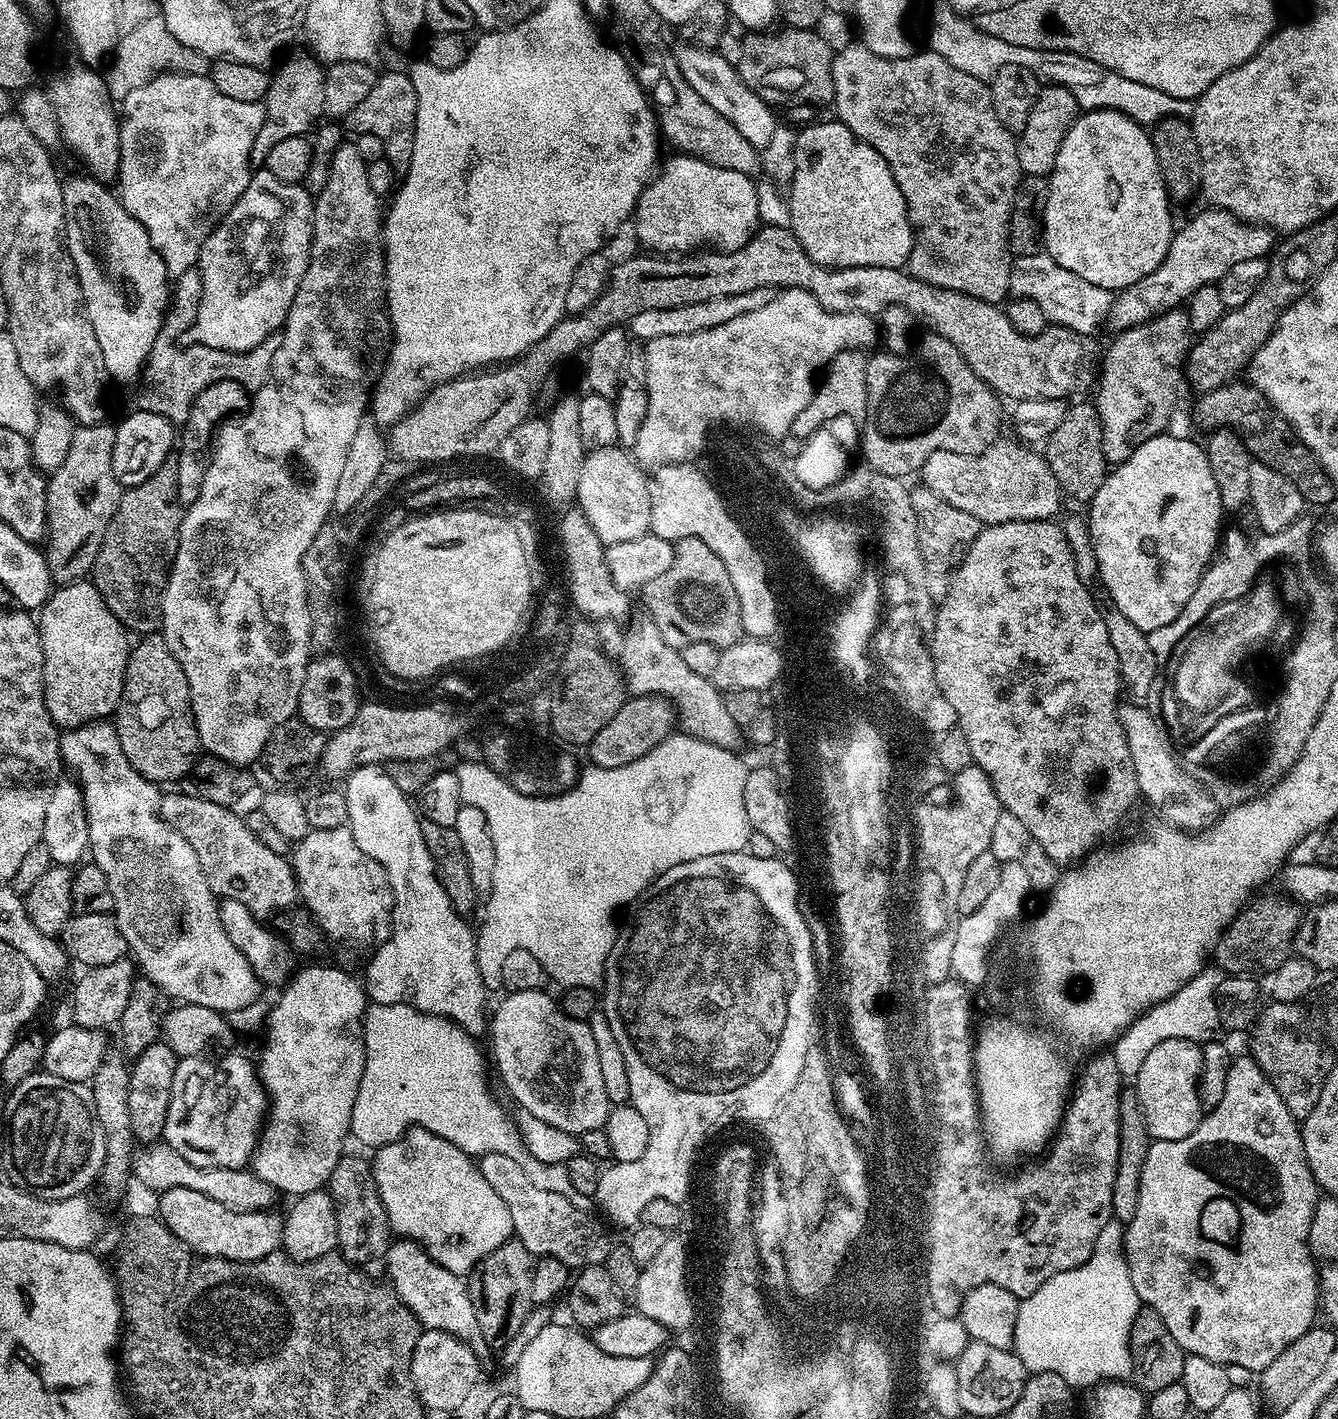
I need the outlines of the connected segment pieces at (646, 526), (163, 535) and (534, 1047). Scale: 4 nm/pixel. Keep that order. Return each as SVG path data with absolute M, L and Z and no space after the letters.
M619 446L595 448L585 455L582 462L582 474L578 477L578 490L575 503L586 514L590 526L598 533L598 538L606 546L618 542L630 542L645 535L650 529L650 494L648 493L649 477L644 476L645 469L638 463L631 451Z
M170 458L146 482L124 488L118 510L102 538L90 582L102 594L106 606L129 633L156 634L162 628L160 603L172 559L180 541L182 505L178 498L178 462Z
M539 988L507 993L508 997L490 1016L490 1060L496 1063L505 1090L521 1104L519 1107L523 1111L534 1114L534 1118L546 1122L551 1128L578 1138L583 1132L603 1128L608 1121L610 1105L602 1082L602 1065L598 1062L598 1042L594 1042L594 1034L587 1022L567 1016L559 1003L553 997L551 1000L546 993Z

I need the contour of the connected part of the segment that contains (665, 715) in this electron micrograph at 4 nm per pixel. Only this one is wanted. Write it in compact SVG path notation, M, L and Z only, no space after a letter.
M632 696L625 699L618 714L614 714L614 718L610 718L610 722L606 722L606 726L602 726L602 730L598 730L594 738L590 738L586 745L586 752L592 759L589 761L598 768L626 766L642 758L642 754L654 750L654 746L658 746L668 736L673 735L677 724L676 709L664 697Z

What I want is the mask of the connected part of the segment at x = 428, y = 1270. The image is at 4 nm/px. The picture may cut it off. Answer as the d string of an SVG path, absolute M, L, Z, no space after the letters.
M407 1238L393 1239L392 1245L388 1247L386 1276L391 1288L398 1294L398 1298L416 1315L416 1321L421 1326L425 1329L442 1330L446 1334L458 1337L471 1346L476 1356L484 1358L487 1357L486 1354L489 1355L488 1343L482 1338L482 1330L478 1330L478 1317L474 1314L474 1302L468 1293L467 1283L457 1273L446 1270L438 1262L434 1262L434 1258L430 1258L416 1241Z

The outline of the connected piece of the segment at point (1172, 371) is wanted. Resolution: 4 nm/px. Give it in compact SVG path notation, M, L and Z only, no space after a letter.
M1173 310L1113 335L1112 345L1105 352L1103 349L1094 403L1102 422L1102 454L1106 454L1109 465L1126 462L1142 442L1149 443L1167 429L1164 427L1172 420L1180 376L1182 380L1186 368L1188 336L1187 311Z

